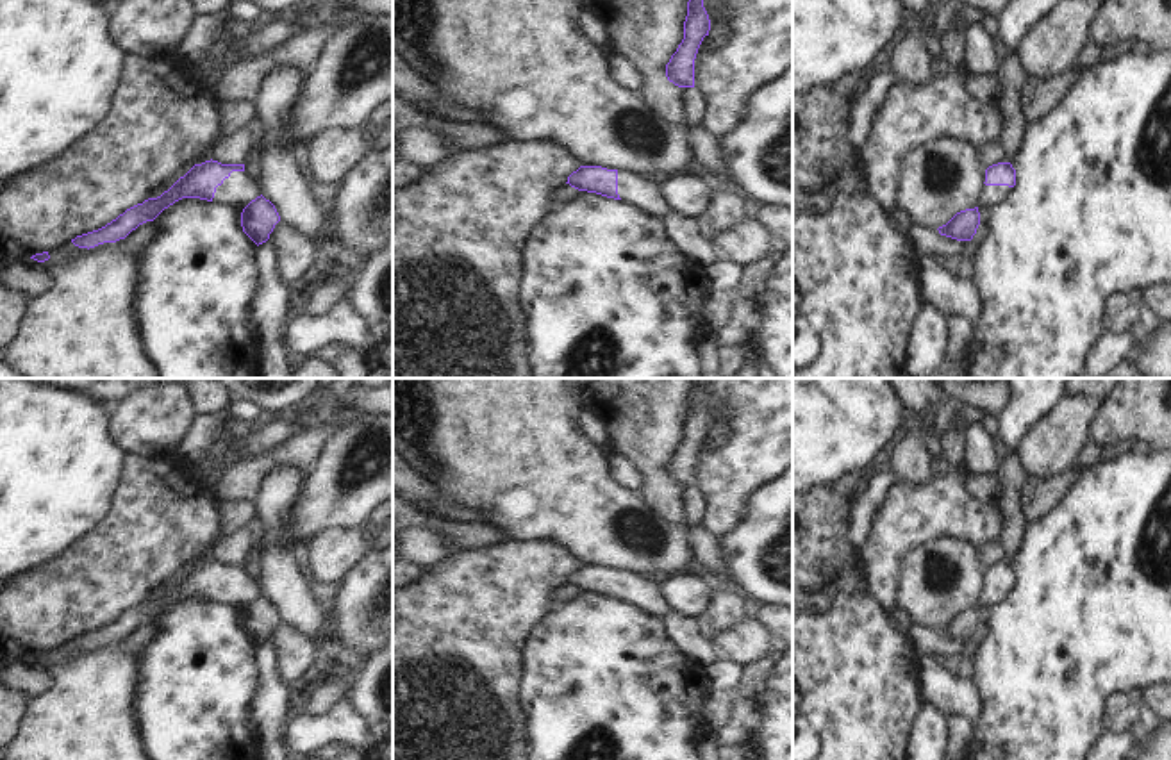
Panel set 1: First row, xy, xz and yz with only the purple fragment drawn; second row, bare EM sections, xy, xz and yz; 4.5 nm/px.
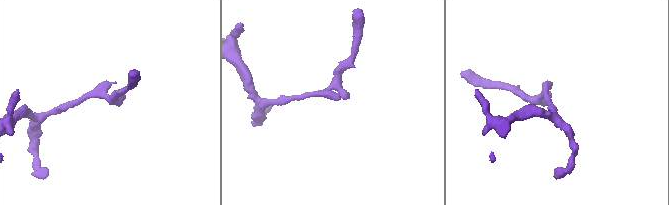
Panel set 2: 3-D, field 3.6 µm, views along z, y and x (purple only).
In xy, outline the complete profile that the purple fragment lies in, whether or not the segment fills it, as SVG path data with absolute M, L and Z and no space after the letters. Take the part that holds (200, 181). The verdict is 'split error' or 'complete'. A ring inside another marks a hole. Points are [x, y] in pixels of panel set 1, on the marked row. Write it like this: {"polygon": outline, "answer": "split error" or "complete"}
{"polygon": "M205 161L195 164L168 191L157 198L148 198L120 214L105 227L77 235L71 243L79 248L95 248L104 243L125 239L132 230L146 221L154 221L164 209L182 198L200 198L228 205L243 205L243 232L259 246L270 239L280 216L275 205L266 200L259 184L245 173L245 164L221 164Z", "answer": "split error"}

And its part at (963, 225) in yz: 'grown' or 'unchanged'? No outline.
unchanged

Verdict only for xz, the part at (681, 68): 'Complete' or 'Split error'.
Complete

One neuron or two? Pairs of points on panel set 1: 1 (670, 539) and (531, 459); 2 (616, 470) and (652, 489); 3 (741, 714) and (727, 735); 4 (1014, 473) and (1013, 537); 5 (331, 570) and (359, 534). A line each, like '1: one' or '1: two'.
1: one
2: two
3: one
4: one
5: one

